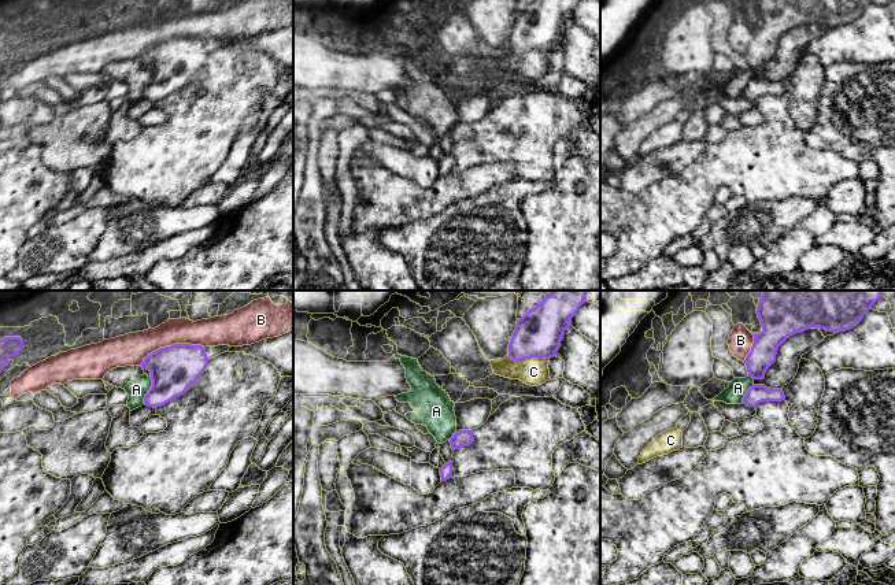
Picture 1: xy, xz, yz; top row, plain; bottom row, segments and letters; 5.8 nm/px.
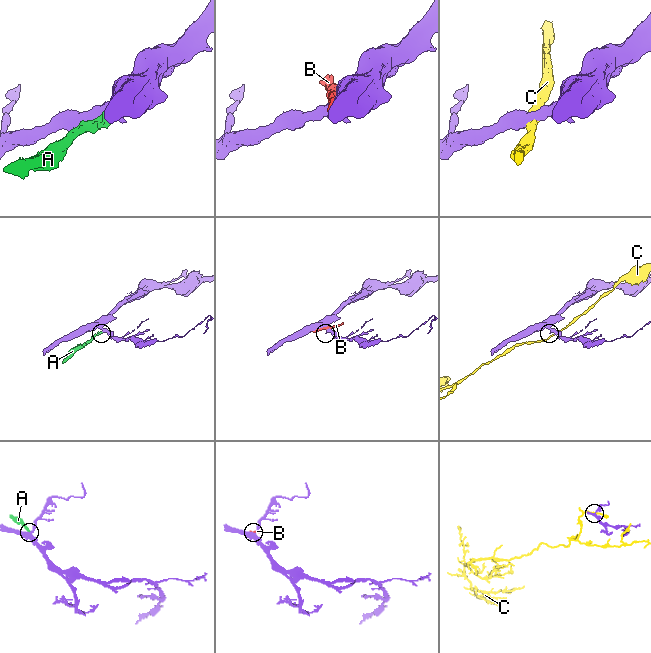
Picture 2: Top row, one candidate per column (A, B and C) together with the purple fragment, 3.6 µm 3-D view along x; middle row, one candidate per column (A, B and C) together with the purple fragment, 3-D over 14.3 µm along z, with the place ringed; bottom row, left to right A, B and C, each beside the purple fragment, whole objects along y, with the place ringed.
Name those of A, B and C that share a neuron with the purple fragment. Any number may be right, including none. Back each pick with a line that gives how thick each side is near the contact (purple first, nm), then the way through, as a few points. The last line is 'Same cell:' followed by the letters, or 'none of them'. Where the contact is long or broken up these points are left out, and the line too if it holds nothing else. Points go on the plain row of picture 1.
Same cell: none of them

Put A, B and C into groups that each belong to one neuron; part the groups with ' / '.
A / B / C

